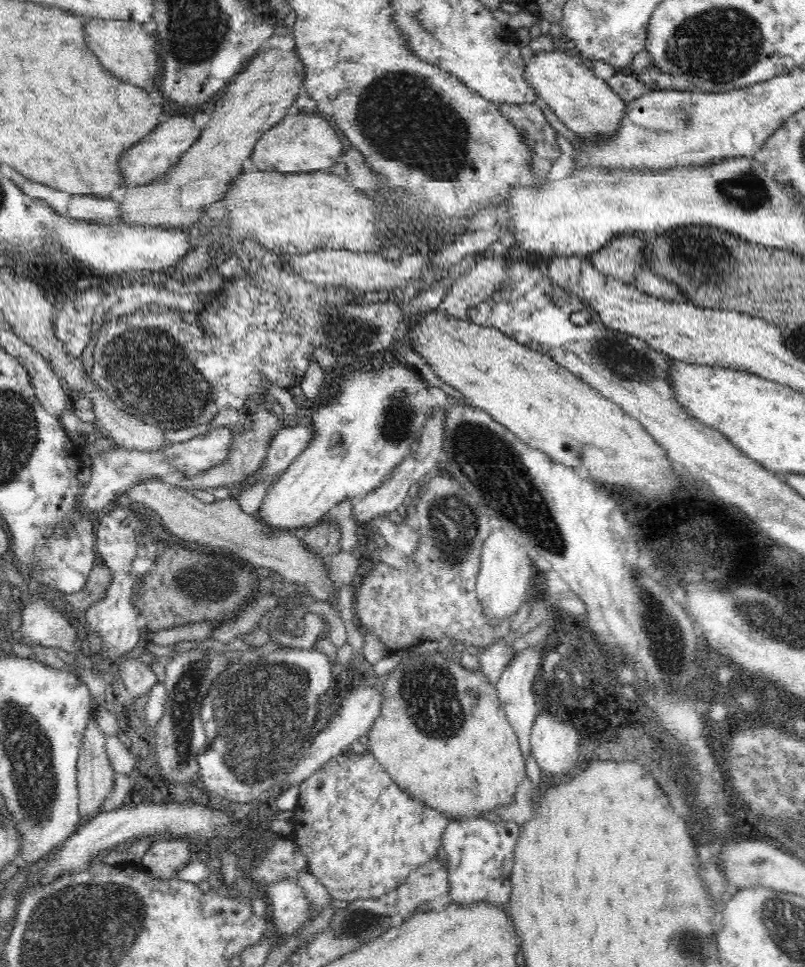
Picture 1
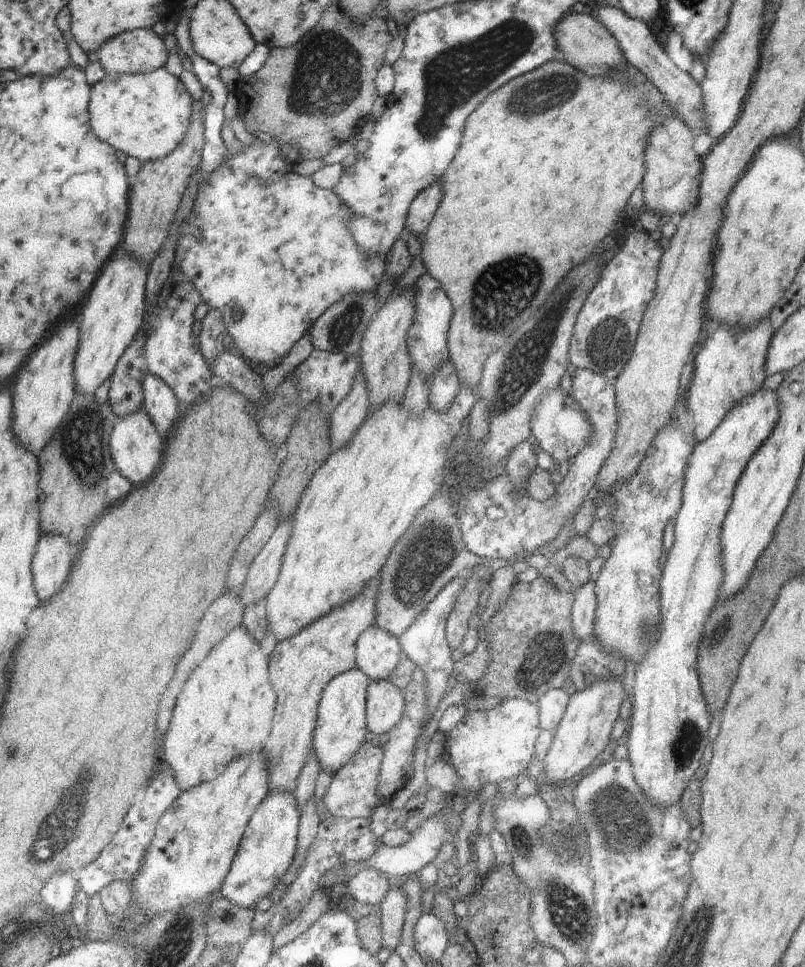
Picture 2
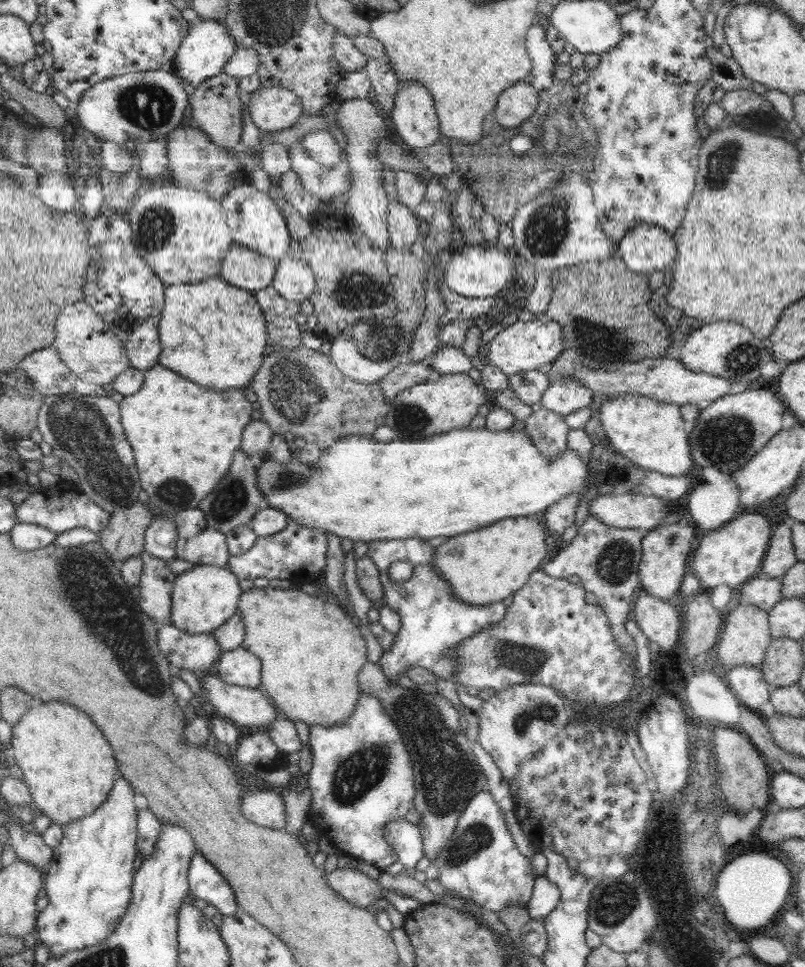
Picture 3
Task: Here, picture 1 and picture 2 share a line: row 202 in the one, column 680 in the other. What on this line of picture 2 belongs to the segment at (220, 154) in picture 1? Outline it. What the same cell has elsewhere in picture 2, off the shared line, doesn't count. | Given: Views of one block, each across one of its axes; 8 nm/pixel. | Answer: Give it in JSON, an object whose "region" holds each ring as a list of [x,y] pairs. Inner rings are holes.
{"region":[[[668,113],[665,119],[654,127],[645,148],[645,175],[642,179],[644,208],[660,216],[672,216],[689,211],[697,202],[699,179],[702,172],[702,158],[693,149],[693,134],[678,116]]]}

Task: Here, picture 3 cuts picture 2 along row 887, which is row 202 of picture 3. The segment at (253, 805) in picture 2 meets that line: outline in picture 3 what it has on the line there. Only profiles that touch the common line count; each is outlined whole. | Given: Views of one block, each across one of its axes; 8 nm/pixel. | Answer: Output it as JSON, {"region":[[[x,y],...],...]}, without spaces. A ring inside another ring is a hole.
{"region":[[[174,184],[140,192],[133,200],[132,209],[126,214],[126,218],[132,227],[136,251],[142,255],[142,259],[152,267],[152,271],[166,286],[194,284],[206,277],[219,276],[222,259],[235,241],[226,220],[226,209],[220,201],[208,192],[191,190]]]}

